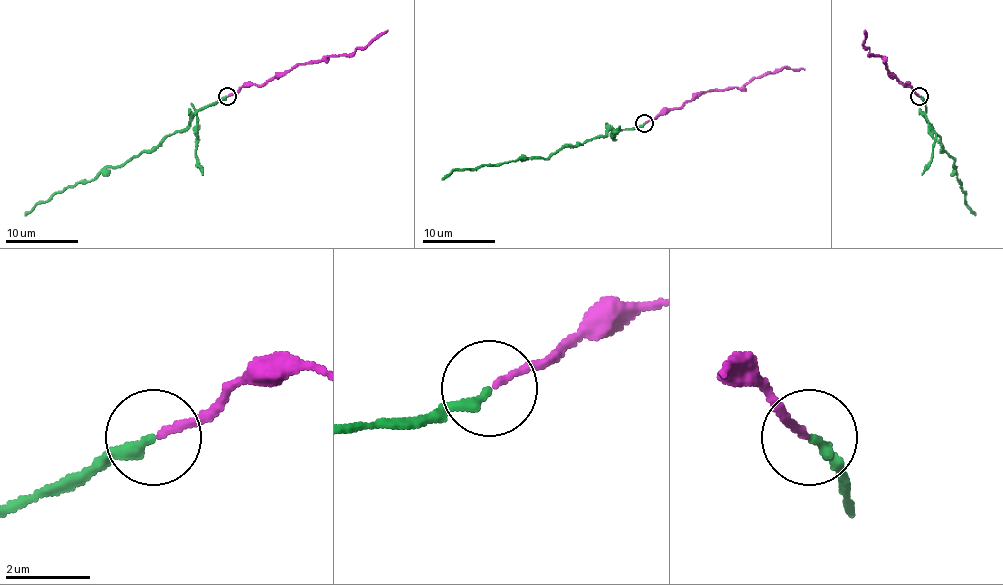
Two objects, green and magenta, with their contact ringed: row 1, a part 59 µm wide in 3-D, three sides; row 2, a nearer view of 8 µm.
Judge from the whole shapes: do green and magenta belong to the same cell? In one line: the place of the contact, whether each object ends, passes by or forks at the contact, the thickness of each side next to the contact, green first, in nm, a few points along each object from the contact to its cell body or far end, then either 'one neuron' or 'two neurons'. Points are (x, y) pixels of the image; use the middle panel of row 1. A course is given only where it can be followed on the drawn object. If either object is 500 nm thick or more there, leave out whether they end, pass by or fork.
(644, 123) | green ends | magenta ends | 260/150 nm | green via (645, 123), (610, 129), (601, 136), (562, 147), (547, 158), (520, 158), (505, 163), (457, 169), (442, 179) | magenta via (645, 123), (713, 89), (741, 87), (786, 67), (804, 69) | two neurons

